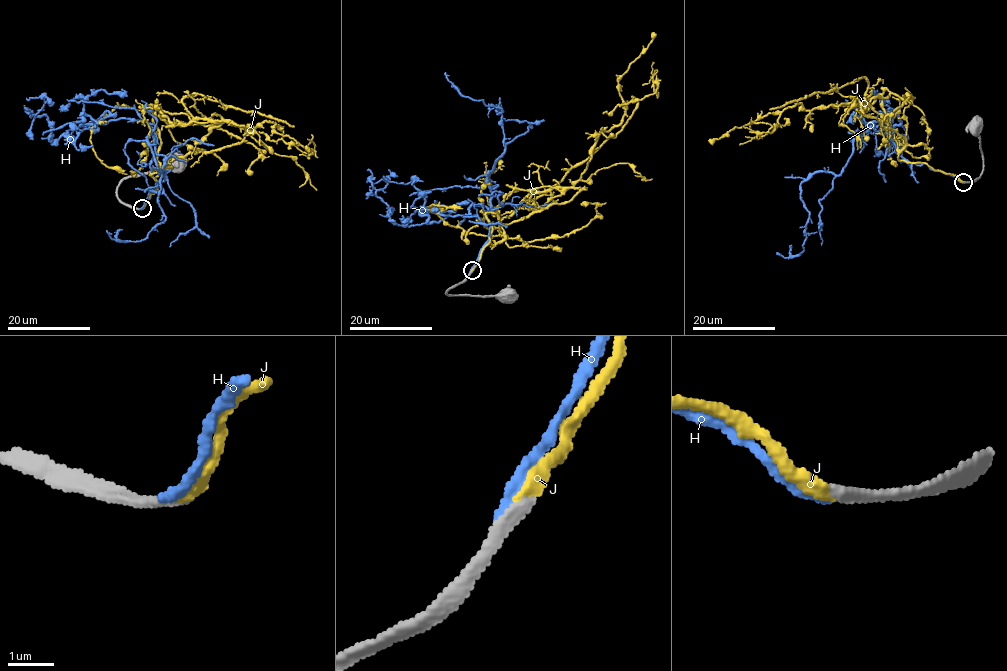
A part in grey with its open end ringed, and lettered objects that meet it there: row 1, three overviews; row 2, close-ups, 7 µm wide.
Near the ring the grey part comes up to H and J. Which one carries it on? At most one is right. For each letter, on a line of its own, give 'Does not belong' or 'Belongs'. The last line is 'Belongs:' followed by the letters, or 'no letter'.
H: Does not belong
J: Belongs
Belongs: J

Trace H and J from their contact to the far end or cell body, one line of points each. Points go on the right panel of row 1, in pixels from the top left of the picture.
H: (964, 182), (909, 163), (890, 128), (870, 122), (838, 175), (814, 171), (801, 183), (803, 251), (776, 252)
J: (963, 182), (925, 163), (899, 160), (906, 140), (867, 117), (857, 99), (807, 110), (796, 104), (708, 141)

